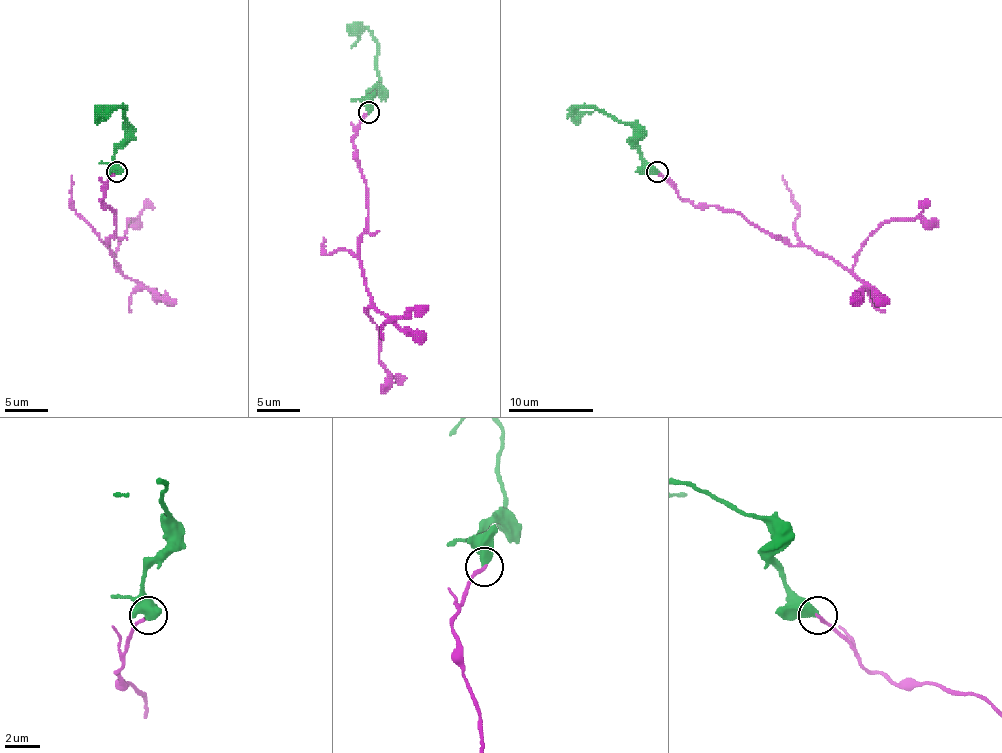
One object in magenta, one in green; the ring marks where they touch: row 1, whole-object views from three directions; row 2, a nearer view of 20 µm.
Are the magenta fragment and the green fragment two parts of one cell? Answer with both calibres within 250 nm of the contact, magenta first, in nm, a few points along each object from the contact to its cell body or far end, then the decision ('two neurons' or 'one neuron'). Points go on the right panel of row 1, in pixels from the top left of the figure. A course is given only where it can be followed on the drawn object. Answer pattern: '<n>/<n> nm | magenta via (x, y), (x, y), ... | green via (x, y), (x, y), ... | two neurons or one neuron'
200/480 nm | magenta via (657, 171), (682, 199), (740, 212), (848, 269), (870, 235), (885, 222), (912, 220), (927, 199) | green via (657, 171), (642, 156), (635, 131), (629, 124), (586, 107), (573, 107), (578, 112), (593, 112) | two neurons

